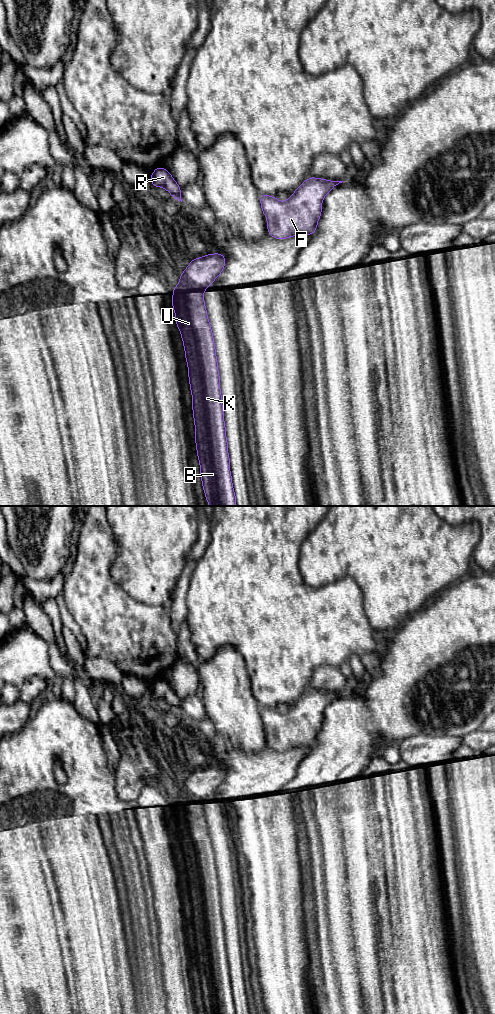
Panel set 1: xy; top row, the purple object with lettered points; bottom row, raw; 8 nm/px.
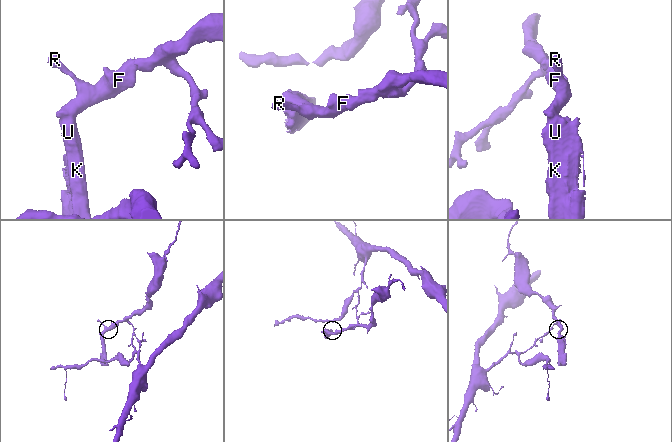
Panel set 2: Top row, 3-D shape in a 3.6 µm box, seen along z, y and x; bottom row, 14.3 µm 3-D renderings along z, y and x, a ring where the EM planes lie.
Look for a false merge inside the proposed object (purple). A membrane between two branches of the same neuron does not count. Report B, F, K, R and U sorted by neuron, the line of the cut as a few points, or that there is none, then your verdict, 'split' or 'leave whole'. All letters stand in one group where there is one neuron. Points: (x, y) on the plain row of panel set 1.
B K U / F R | xy (202, 801), (175, 802), (173, 804) | split

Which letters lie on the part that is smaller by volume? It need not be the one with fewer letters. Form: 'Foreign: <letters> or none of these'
Foreign: B, K, U

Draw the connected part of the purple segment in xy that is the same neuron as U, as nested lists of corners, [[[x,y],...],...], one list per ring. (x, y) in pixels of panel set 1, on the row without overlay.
[[[175,803],[172,819],[188,877],[195,955],[207,1014],[236,1014],[224,935],[220,887],[204,803]]]

